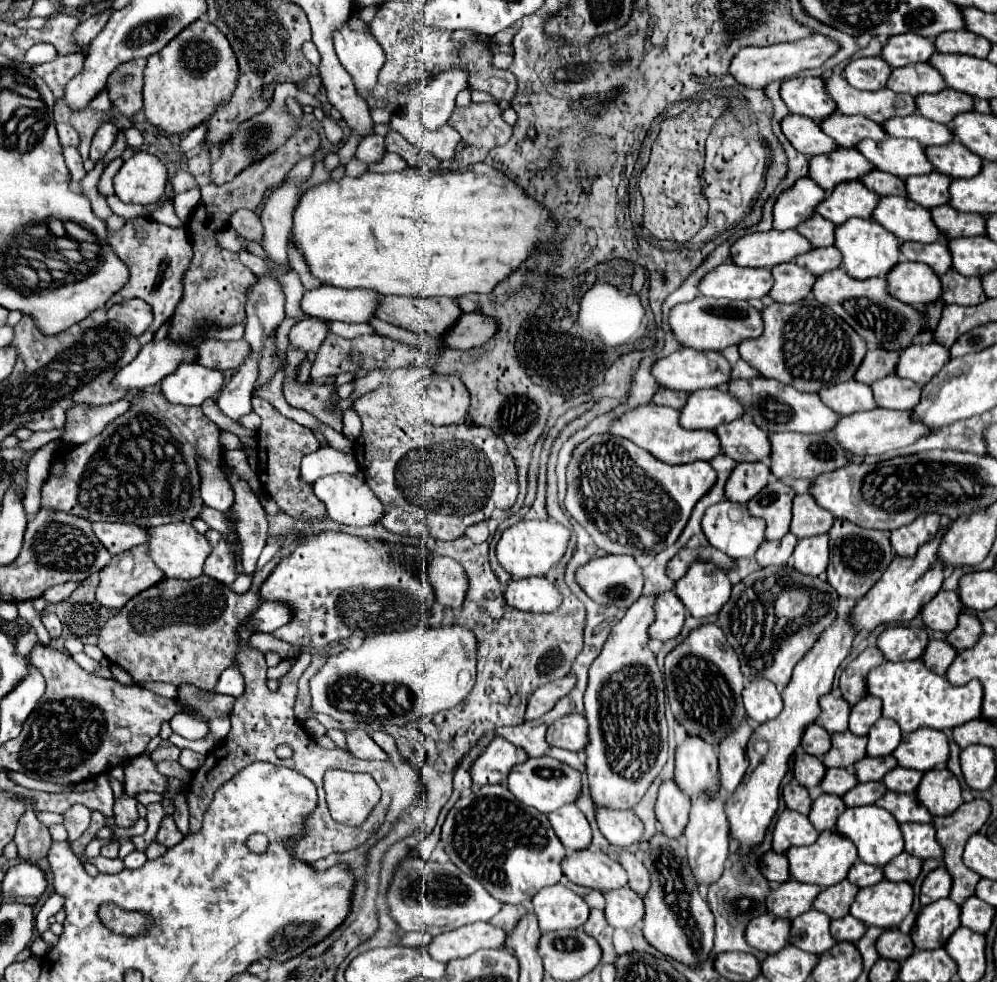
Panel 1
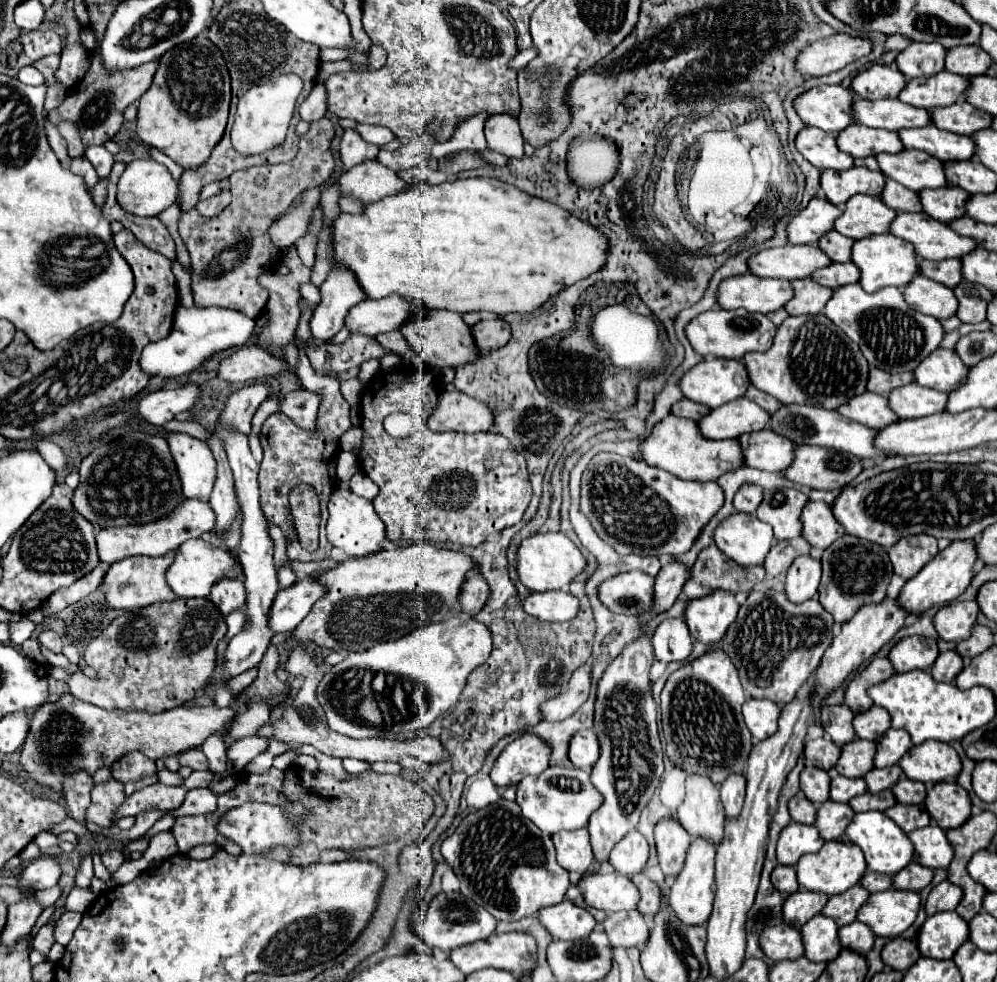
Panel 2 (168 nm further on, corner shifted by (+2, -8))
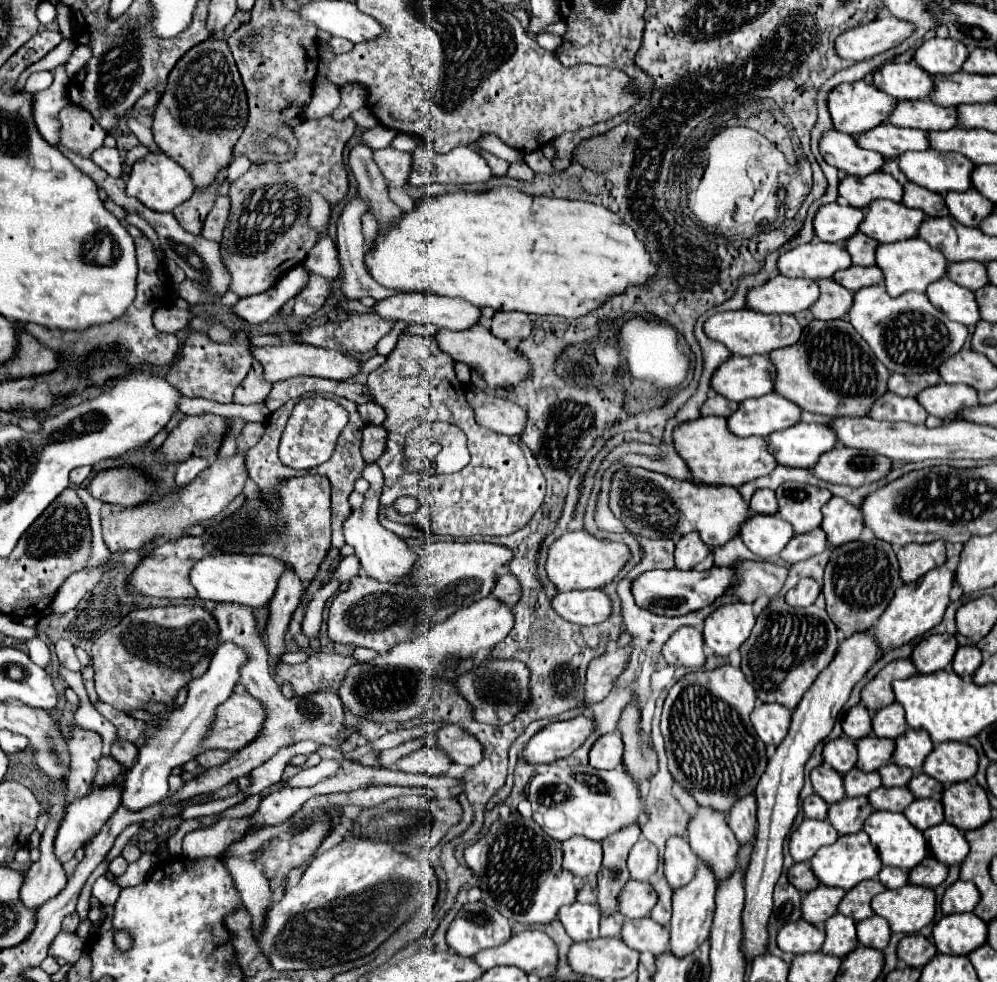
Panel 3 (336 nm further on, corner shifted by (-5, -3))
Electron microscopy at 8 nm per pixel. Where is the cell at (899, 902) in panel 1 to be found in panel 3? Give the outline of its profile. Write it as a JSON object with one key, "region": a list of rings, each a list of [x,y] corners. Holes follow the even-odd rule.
{"region":[[[906,884],[898,890],[884,890],[872,898],[874,914],[888,920],[892,932],[916,934],[936,912],[934,890]]]}

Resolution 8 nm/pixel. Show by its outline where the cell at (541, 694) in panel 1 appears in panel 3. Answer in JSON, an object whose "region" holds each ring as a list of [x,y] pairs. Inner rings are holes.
{"region":[[[618,648],[614,652],[604,652],[602,656],[594,658],[586,672],[586,684],[584,684],[584,704],[596,704],[604,700],[610,692],[612,680],[622,674],[626,662],[628,662],[630,648]]]}

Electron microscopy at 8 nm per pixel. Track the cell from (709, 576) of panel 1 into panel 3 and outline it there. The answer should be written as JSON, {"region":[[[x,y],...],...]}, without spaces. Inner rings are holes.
{"region":[[[724,604],[716,608],[716,612],[708,616],[708,620],[704,620],[704,642],[710,646],[714,654],[728,656],[750,636],[754,622],[756,616],[750,604]]]}

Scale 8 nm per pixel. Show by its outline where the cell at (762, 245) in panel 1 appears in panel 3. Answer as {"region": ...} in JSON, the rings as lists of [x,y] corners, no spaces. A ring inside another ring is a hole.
{"region":[[[812,240],[800,244],[788,252],[782,252],[778,258],[778,272],[792,278],[832,278],[832,272],[844,270],[852,264],[850,254],[840,244],[828,244]]]}

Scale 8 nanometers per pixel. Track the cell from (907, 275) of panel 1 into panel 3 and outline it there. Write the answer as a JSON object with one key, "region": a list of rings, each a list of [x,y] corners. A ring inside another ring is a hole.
{"region":[[[946,276],[932,282],[928,286],[926,294],[928,294],[932,306],[942,310],[954,322],[968,326],[968,324],[976,324],[980,320],[978,304],[974,300],[974,292],[954,284]]]}

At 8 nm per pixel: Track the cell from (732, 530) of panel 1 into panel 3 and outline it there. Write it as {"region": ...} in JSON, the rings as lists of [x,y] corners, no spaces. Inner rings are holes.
{"region":[[[752,514],[740,528],[742,542],[760,558],[776,556],[792,538],[792,526],[778,514]]]}

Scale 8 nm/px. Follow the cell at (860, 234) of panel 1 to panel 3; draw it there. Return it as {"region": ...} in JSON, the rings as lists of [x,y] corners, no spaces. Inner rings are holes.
{"region":[[[922,238],[912,240],[898,240],[896,244],[880,244],[876,248],[876,266],[884,272],[884,286],[890,296],[900,296],[908,290],[914,292],[926,292],[926,286],[946,274],[946,258],[942,252],[932,248]]]}

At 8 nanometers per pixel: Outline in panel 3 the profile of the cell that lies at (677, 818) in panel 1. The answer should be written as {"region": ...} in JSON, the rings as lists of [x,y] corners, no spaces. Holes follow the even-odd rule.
{"region":[[[684,836],[668,838],[664,852],[664,874],[674,890],[692,880],[696,866],[698,866],[698,856],[692,852],[688,840]]]}

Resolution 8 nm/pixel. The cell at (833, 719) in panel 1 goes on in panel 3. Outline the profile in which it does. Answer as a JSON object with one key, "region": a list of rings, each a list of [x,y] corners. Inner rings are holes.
{"region":[[[856,704],[856,706],[852,706],[852,708],[846,712],[846,716],[844,716],[844,720],[842,720],[842,730],[844,730],[844,734],[846,734],[848,738],[852,738],[852,740],[864,738],[864,736],[868,736],[868,734],[872,732],[870,720],[872,720],[872,718],[870,718],[868,708],[862,706],[862,704]]]}

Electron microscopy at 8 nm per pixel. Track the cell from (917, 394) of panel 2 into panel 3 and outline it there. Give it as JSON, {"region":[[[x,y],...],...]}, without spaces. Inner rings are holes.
{"region":[[[946,382],[926,388],[924,392],[920,392],[920,396],[916,396],[916,400],[920,406],[924,406],[928,414],[940,420],[952,420],[958,410],[978,404],[974,388],[964,384],[946,384]]]}

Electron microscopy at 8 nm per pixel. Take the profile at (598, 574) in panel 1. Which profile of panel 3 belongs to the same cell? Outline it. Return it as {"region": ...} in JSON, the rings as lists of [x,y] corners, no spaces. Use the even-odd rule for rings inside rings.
{"region":[[[728,566],[722,568],[710,568],[706,572],[682,572],[682,570],[650,570],[640,574],[632,582],[632,596],[640,608],[646,608],[650,612],[662,614],[662,616],[682,616],[688,612],[694,612],[698,608],[704,608],[712,604],[718,596],[722,596],[732,584],[734,584],[734,572]]]}

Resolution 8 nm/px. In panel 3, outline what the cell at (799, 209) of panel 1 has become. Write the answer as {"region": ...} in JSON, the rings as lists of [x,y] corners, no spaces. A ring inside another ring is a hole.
{"region":[[[838,202],[824,204],[814,216],[814,236],[822,242],[844,242],[858,230],[862,218],[862,208],[840,206]]]}

